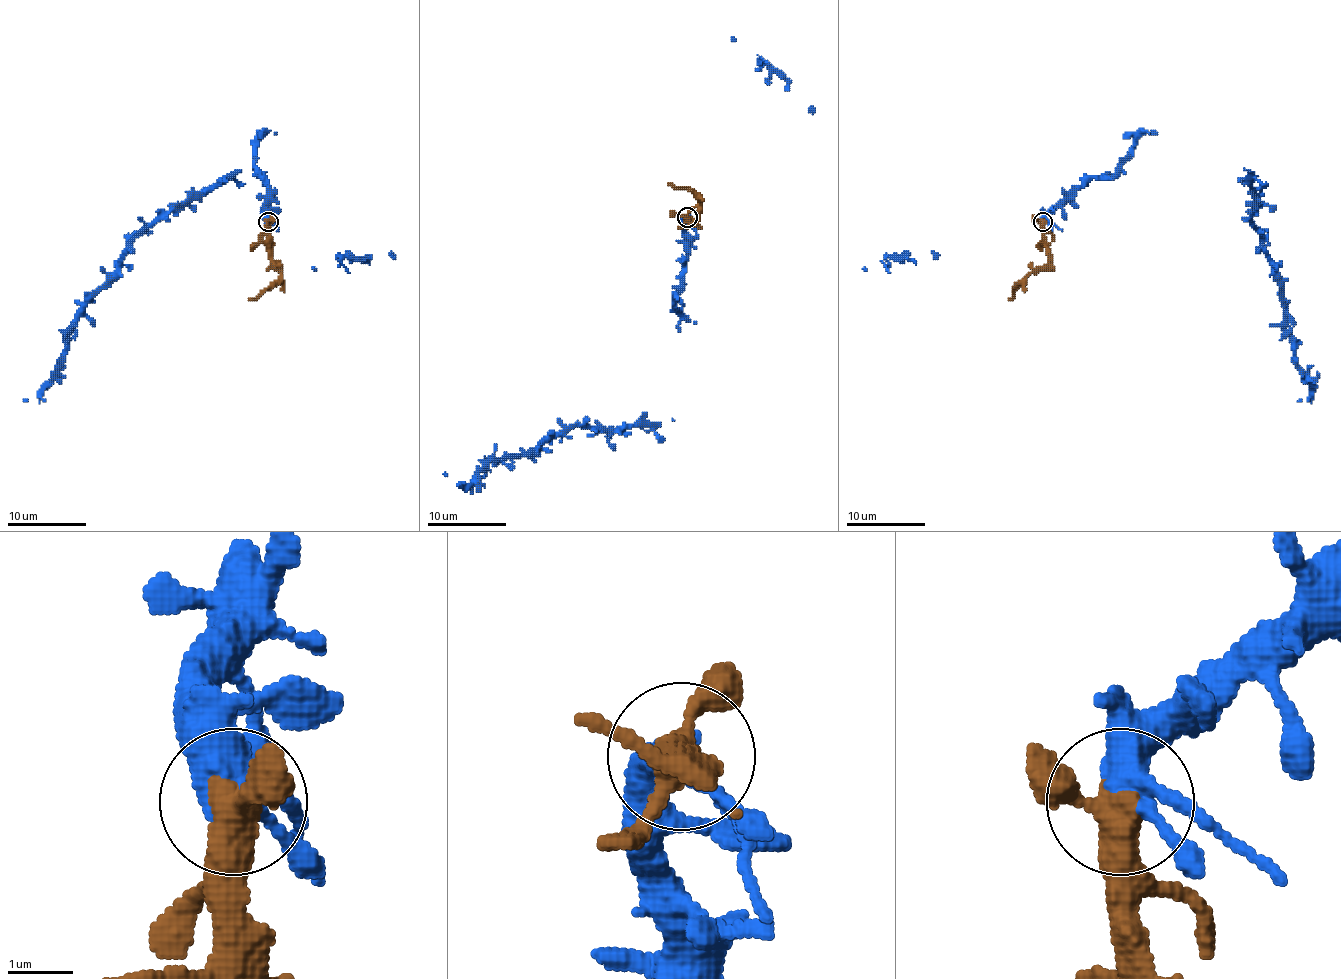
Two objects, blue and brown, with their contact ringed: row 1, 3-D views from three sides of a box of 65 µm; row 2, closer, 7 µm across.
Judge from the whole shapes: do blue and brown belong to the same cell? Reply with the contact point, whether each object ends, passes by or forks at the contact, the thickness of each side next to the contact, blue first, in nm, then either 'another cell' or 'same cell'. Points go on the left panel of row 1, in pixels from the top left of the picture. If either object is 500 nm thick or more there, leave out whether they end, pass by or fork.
at (268, 222); blue forks there; brown passes by; 400 nm thick on the blue side, 460 nm on the other; same cell

